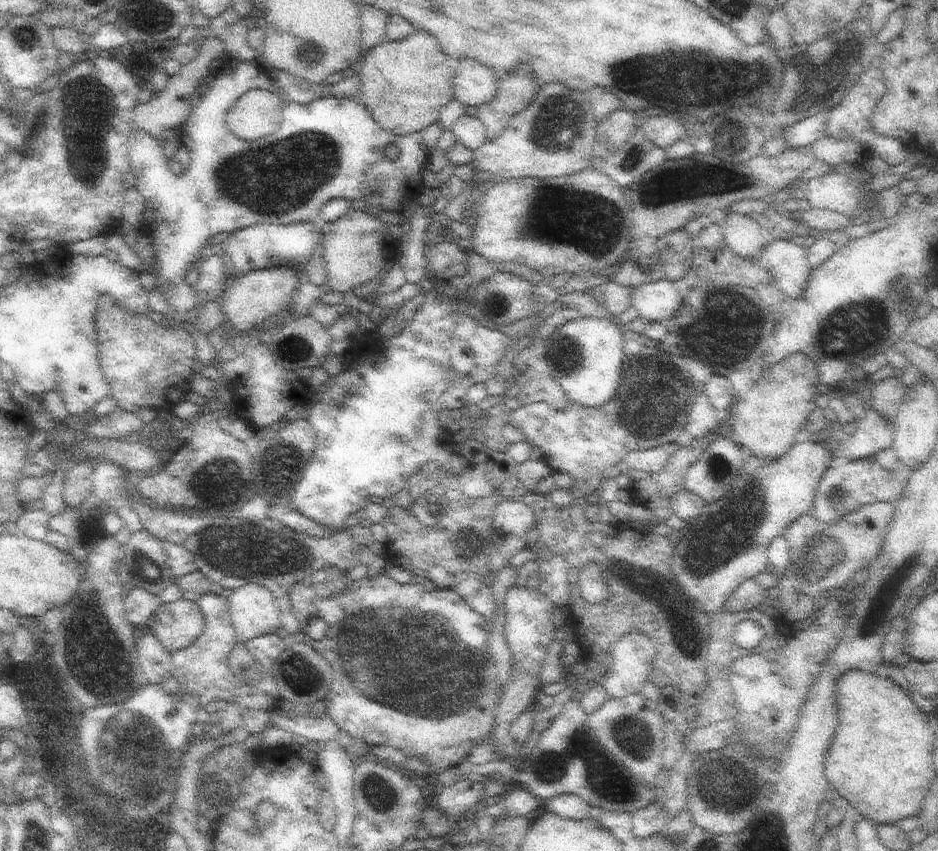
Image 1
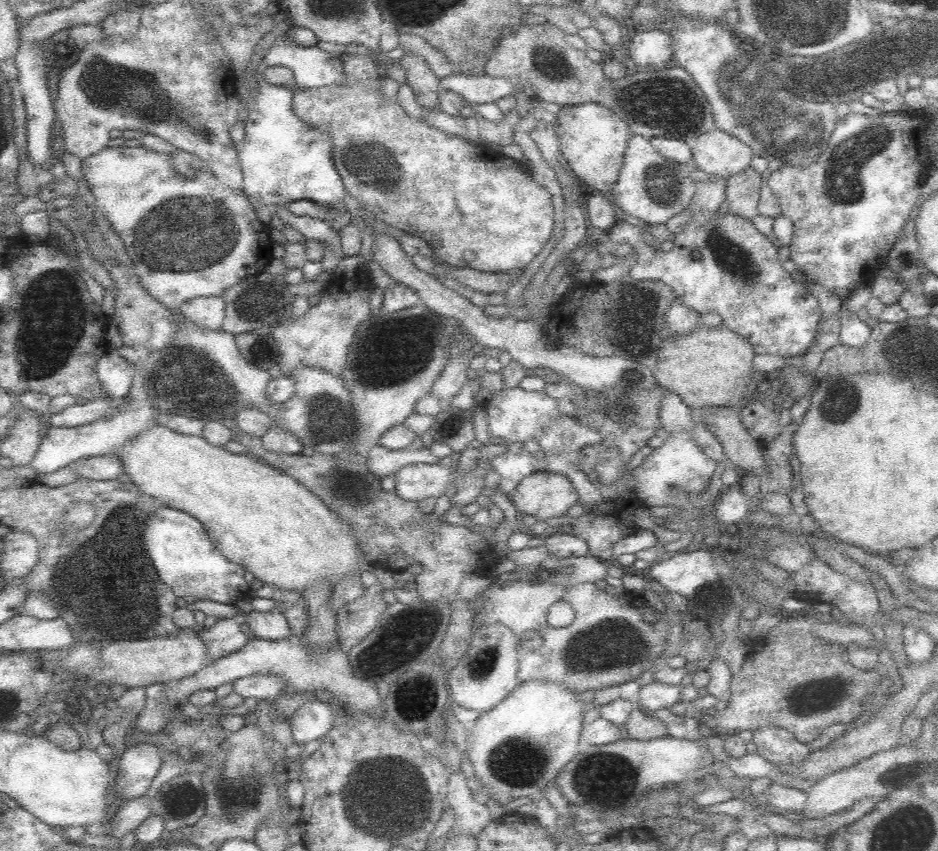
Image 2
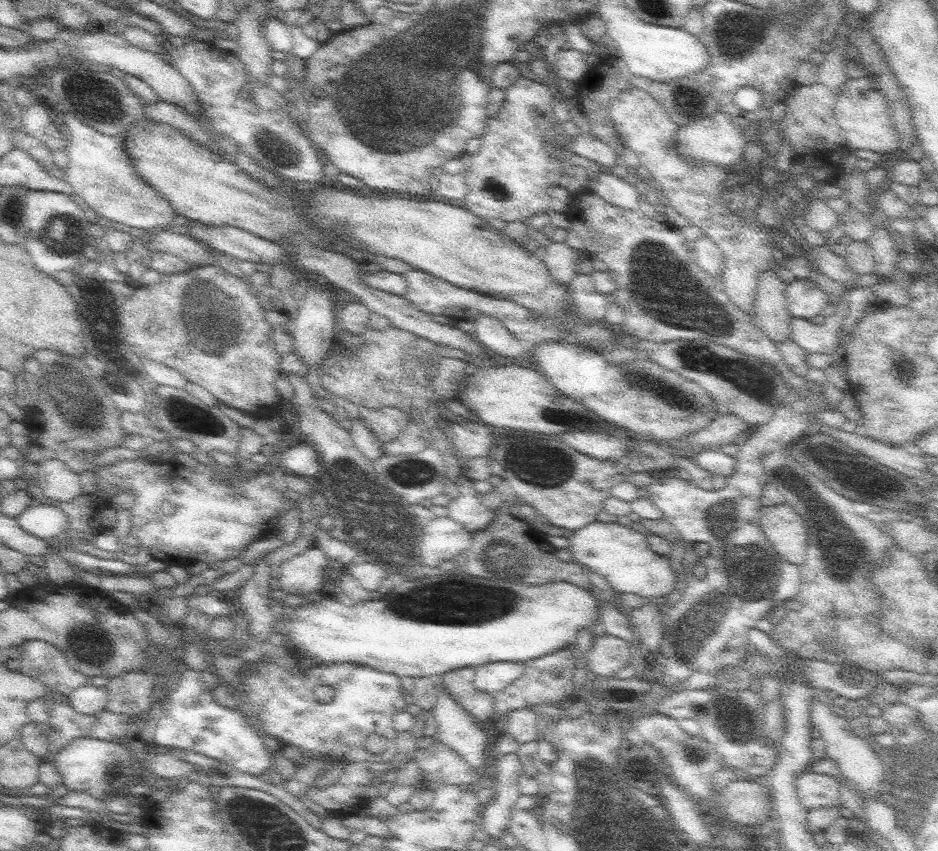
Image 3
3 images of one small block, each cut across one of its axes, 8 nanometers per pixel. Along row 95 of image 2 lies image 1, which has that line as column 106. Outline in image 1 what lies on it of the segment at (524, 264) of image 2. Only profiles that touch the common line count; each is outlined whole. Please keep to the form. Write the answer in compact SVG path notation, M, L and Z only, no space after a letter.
M109 294L101 296L95 324L101 368L111 390L109 398L113 398L121 410L135 414L141 406L149 406L155 412L171 412L173 406L187 396L195 376L193 362L197 360L193 334L187 334L181 326L177 330L161 328L153 324L147 314L127 314L115 306Z

